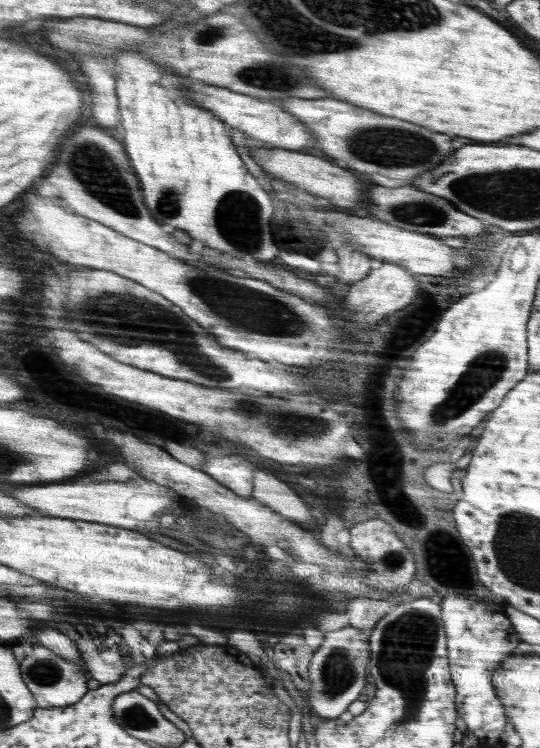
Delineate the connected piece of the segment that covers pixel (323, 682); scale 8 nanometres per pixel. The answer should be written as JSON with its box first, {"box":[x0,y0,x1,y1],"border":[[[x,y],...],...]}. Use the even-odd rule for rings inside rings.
{"box":[306,626,371,719],"border":[[[347,626],[325,634],[322,646],[314,652],[308,665],[310,689],[306,700],[312,709],[313,716],[321,719],[334,719],[346,712],[350,703],[368,695],[371,689],[369,678],[369,635],[358,632],[356,628]]]}

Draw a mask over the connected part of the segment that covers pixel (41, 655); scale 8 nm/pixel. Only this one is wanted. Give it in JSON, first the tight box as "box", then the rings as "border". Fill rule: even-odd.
{"box":[20,646,88,708],"border":[[[34,646],[34,652],[20,664],[22,680],[30,689],[38,708],[64,708],[76,704],[88,692],[86,674],[74,662],[62,659],[44,646]]]}

